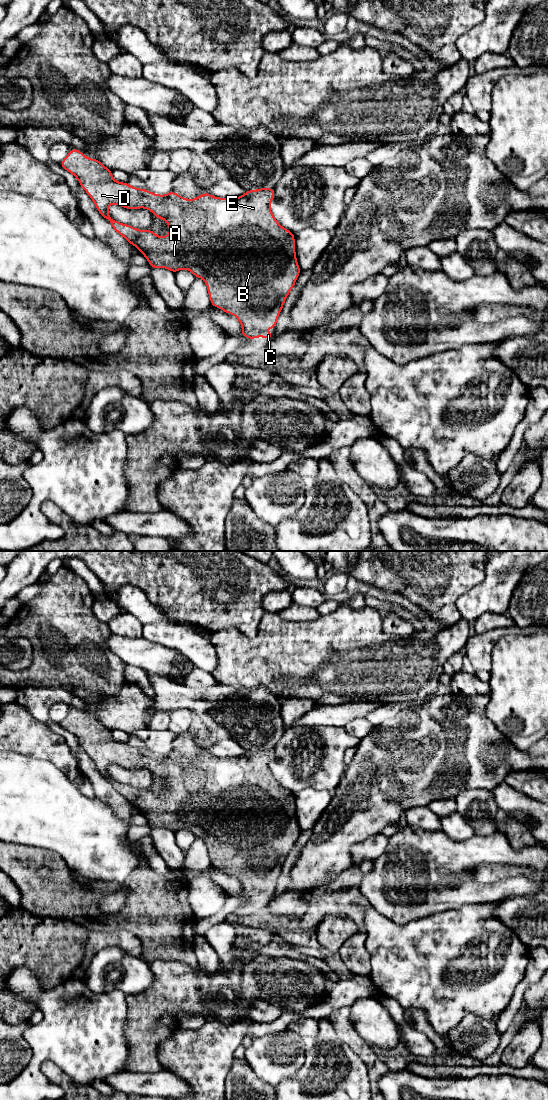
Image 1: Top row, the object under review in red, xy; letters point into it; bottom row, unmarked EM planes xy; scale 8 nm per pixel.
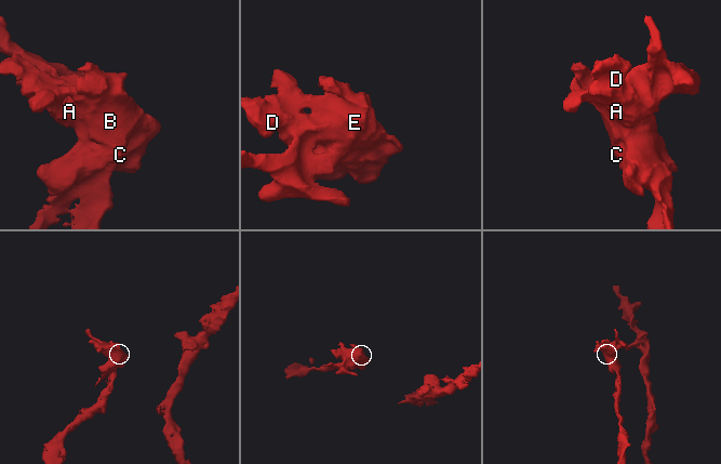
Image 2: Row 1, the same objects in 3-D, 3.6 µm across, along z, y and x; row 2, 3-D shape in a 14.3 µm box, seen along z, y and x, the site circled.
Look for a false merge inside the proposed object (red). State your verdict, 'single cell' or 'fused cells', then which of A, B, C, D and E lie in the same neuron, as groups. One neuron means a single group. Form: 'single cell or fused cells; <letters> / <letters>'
single cell; A B C D E

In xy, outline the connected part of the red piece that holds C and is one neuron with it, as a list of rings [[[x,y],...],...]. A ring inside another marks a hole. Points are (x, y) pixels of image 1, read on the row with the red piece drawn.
[[[75,148],[60,162],[60,165],[79,180],[81,187],[95,203],[98,212],[111,223],[116,232],[140,250],[152,268],[167,268],[173,273],[180,269],[191,271],[195,277],[205,281],[211,305],[222,309],[225,313],[233,314],[239,320],[242,325],[241,336],[248,337],[251,341],[258,337],[273,338],[273,333],[256,332],[255,329],[276,327],[283,304],[300,275],[295,254],[294,233],[283,228],[276,221],[270,209],[270,203],[274,199],[274,189],[250,190],[236,198],[218,198],[209,193],[203,193],[188,200],[173,191],[166,195],[157,195],[146,189],[130,186],[126,182],[115,181],[112,171],[99,160],[87,158]],[[110,204],[118,204],[127,209],[146,208],[150,210],[156,217],[168,223],[169,235],[156,236],[152,230],[138,230],[113,220],[108,213]]]

